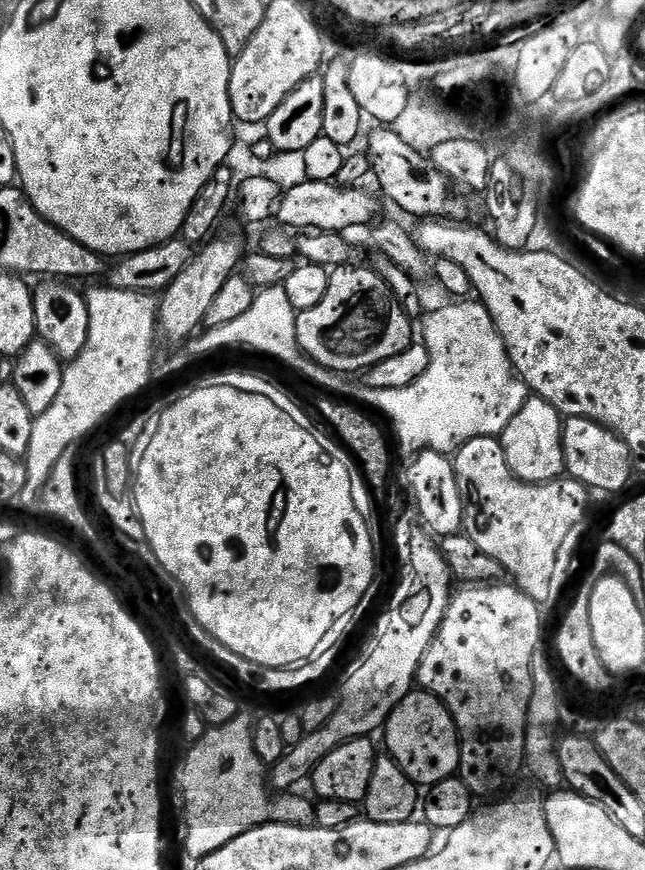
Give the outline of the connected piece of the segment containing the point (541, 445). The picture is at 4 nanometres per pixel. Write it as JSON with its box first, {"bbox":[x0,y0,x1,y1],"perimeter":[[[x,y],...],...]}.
{"bbox":[498,396,566,484],"perimeter":[[[541,396],[529,398],[522,410],[510,420],[510,426],[506,426],[506,430],[498,437],[513,476],[526,484],[549,484],[552,480],[561,479],[566,472],[563,433],[564,420],[560,411]]]}

